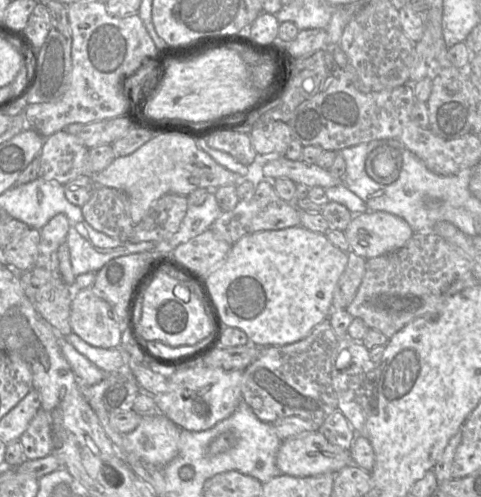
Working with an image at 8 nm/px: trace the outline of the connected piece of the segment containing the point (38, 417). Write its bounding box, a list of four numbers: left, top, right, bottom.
[20,408,52,460]

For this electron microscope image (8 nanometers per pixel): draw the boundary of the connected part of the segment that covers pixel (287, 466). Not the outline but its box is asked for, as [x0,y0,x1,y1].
[276,431,350,477]

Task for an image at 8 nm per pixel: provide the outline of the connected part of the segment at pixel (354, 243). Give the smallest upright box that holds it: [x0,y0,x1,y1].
[344,211,414,260]

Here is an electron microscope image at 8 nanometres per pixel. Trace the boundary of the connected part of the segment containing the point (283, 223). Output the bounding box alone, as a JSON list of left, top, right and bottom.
[209,180,301,244]

